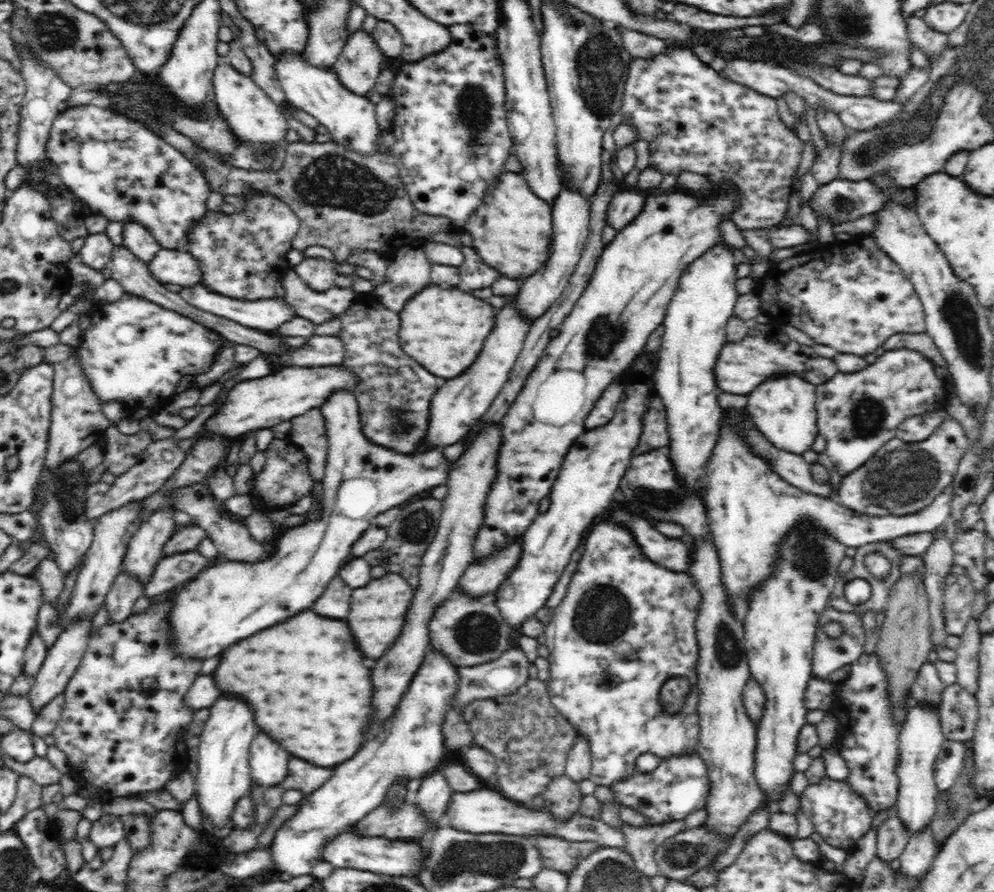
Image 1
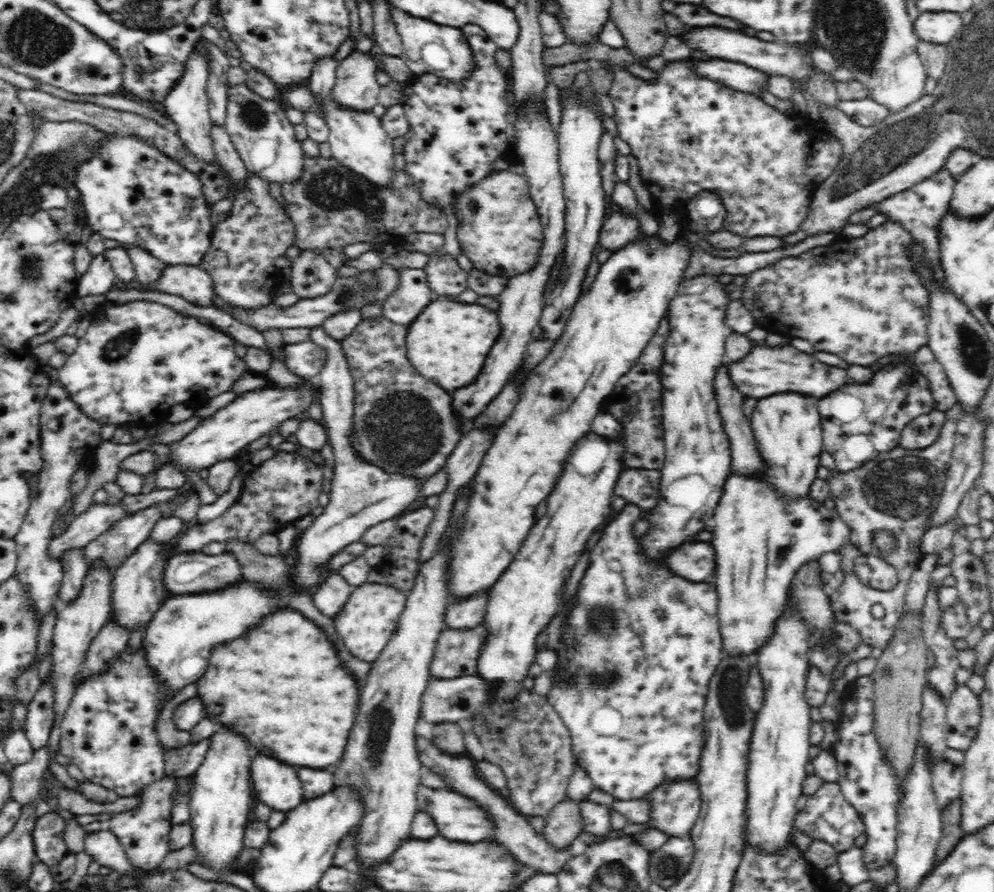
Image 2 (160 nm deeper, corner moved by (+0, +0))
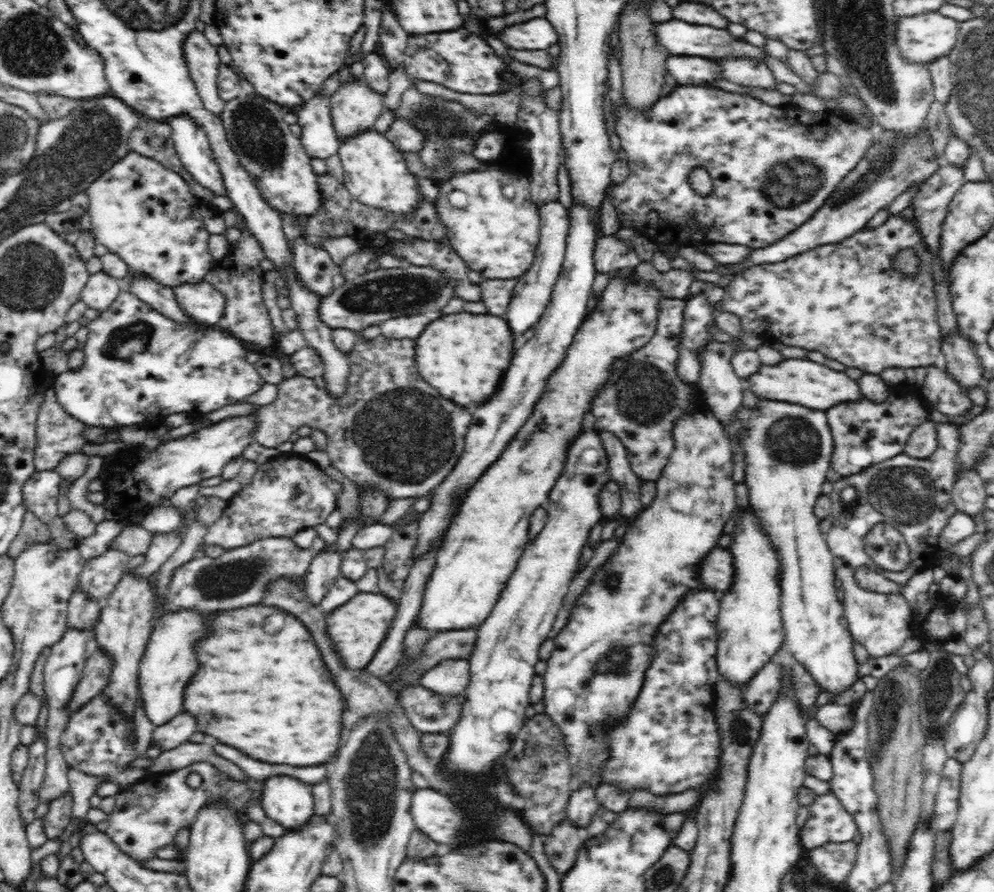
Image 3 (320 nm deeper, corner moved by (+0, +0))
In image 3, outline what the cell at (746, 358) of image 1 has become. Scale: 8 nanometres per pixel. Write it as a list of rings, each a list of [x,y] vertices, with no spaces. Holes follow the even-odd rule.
[[[784,358],[780,366],[762,364],[758,368],[758,372],[754,372],[752,376],[748,376],[744,380],[744,388],[752,388],[760,399],[792,402],[792,404],[800,404],[800,406],[806,406],[812,410],[822,410],[822,412],[830,410],[832,406],[842,404],[842,402],[860,400],[860,396],[862,396],[858,384],[854,380],[850,380],[844,372],[834,372],[822,364],[794,358]]]

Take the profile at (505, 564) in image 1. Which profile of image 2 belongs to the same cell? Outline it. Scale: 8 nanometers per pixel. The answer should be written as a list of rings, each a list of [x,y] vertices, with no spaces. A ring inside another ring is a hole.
[[[490,590],[478,592],[478,595],[450,603],[445,613],[445,626],[461,628],[461,630],[472,630],[483,622],[486,606],[490,598]]]

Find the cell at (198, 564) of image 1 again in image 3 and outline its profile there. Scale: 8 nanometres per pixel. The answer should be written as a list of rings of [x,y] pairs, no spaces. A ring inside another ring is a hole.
[[[316,536],[308,549],[299,548],[292,539],[286,537],[270,537],[244,547],[228,549],[219,558],[194,556],[174,572],[167,588],[164,607],[168,612],[183,609],[216,612],[261,605],[264,590],[272,580],[286,577],[302,581],[312,560],[327,545],[319,536]]]

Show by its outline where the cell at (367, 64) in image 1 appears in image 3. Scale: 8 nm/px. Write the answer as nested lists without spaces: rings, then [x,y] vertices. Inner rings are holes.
[[[356,80],[341,84],[330,98],[329,107],[341,143],[374,129],[378,117],[389,110],[383,104],[383,96],[370,89],[366,82]]]

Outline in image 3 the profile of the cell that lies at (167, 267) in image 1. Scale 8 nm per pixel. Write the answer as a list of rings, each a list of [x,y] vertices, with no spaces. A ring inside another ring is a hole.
[[[205,280],[196,284],[186,282],[174,286],[173,291],[181,308],[198,324],[220,327],[226,301],[224,295],[212,284]]]

